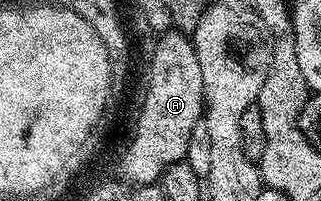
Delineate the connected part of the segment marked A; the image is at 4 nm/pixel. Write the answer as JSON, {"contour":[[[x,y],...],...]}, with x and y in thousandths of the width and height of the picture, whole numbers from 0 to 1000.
{"contour":[[[548,144],[520,149],[520,189],[477,294],[477,403],[452,507],[455,567],[439,572],[427,701],[389,771],[402,891],[477,891],[495,851],[567,806],[589,766],[595,642],[629,607],[639,547],[632,343],[607,284],[601,199]]]}

